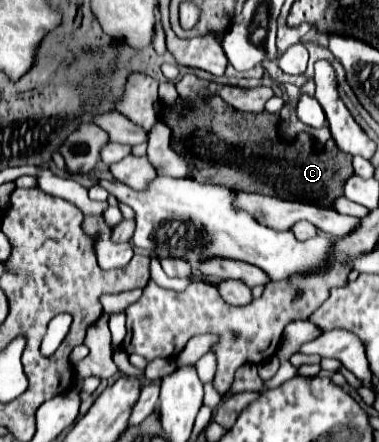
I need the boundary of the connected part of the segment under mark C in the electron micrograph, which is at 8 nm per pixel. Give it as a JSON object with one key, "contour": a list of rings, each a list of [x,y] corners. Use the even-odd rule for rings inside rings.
{"contour":[[[219,96],[199,100],[195,110],[185,116],[181,114],[181,100],[175,108],[157,104],[157,110],[161,120],[173,132],[171,148],[189,160],[193,166],[193,178],[197,182],[287,200],[313,200],[323,206],[337,196],[343,196],[347,176],[353,176],[351,156],[339,154],[333,140],[327,140],[321,146],[311,134],[299,134],[293,140],[283,138],[279,134],[279,114],[245,114],[223,102]],[[265,136],[275,140],[271,150],[265,150],[261,144]]]}

